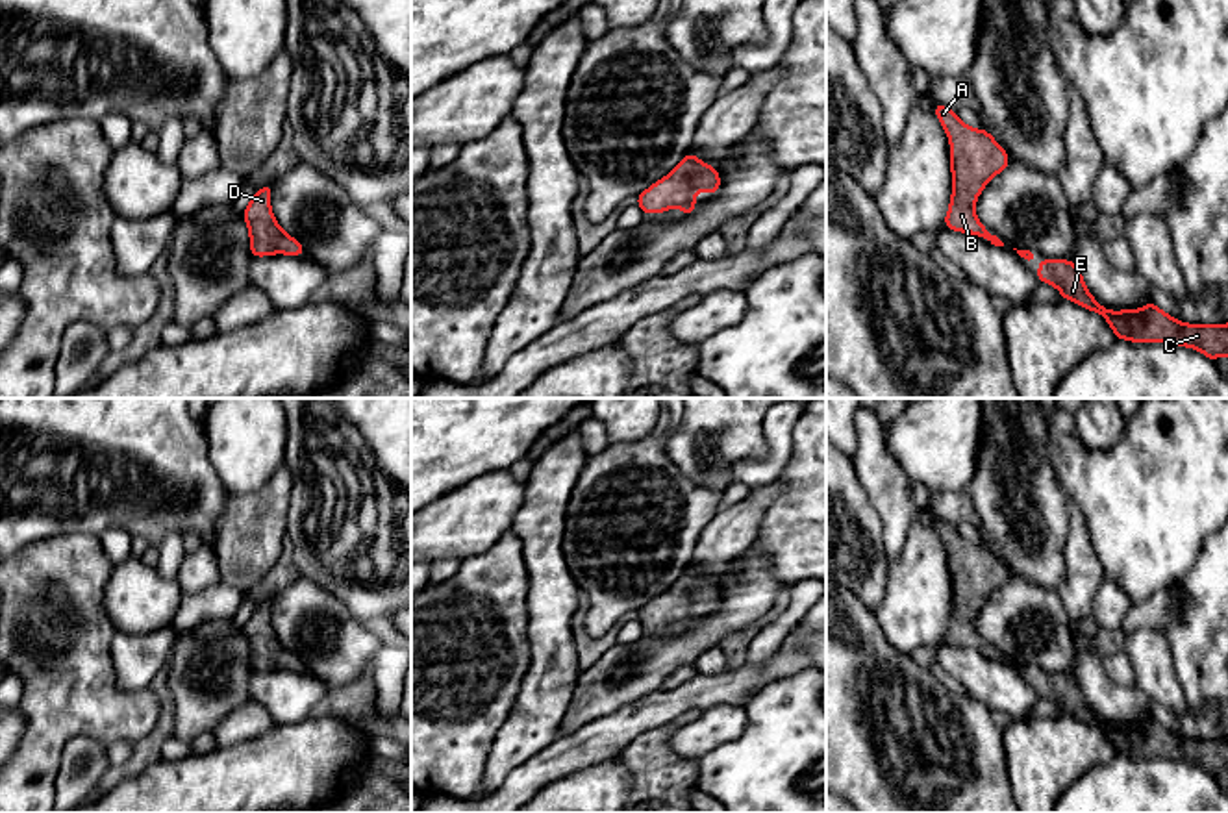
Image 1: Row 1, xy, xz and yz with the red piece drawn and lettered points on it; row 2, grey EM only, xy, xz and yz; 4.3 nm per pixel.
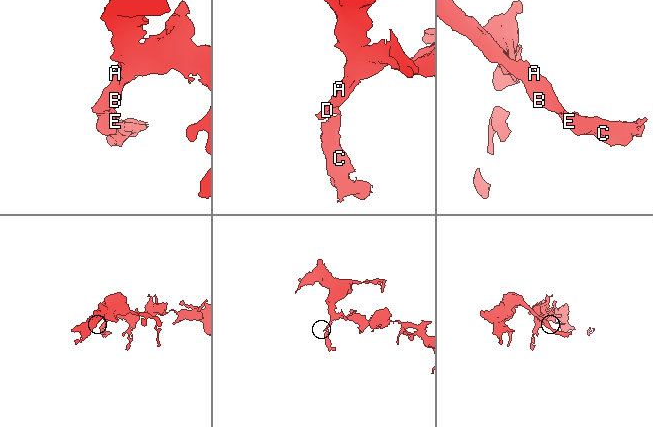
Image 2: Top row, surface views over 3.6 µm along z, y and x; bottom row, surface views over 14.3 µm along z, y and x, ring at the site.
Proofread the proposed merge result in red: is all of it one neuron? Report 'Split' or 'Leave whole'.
Leave whole

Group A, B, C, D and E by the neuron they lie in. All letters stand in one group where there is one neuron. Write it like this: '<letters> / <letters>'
A B C D E

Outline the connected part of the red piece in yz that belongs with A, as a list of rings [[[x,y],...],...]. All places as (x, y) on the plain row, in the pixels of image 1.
[[[935,517],[934,526],[950,556],[952,613],[943,641],[984,652],[995,661],[1004,661],[976,633],[974,617],[982,604],[1011,578],[1006,565],[985,543],[972,544],[943,519]]]

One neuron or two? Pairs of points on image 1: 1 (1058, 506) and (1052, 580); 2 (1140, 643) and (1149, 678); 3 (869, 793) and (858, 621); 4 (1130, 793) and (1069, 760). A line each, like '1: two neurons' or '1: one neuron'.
1: one neuron
2: one neuron
3: one neuron
4: two neurons

